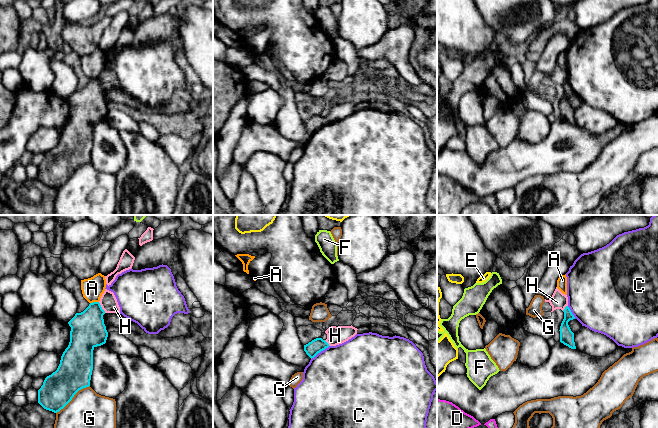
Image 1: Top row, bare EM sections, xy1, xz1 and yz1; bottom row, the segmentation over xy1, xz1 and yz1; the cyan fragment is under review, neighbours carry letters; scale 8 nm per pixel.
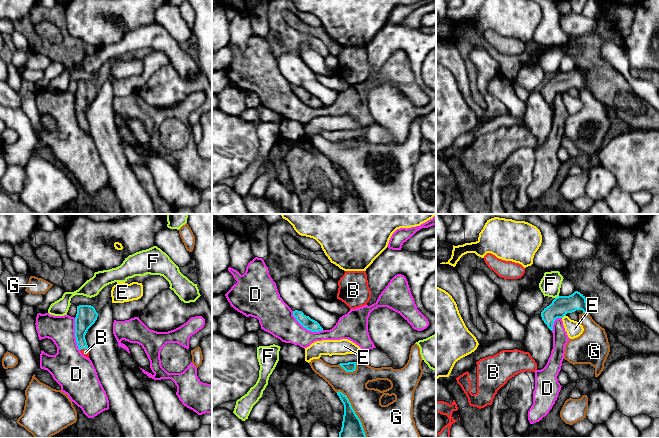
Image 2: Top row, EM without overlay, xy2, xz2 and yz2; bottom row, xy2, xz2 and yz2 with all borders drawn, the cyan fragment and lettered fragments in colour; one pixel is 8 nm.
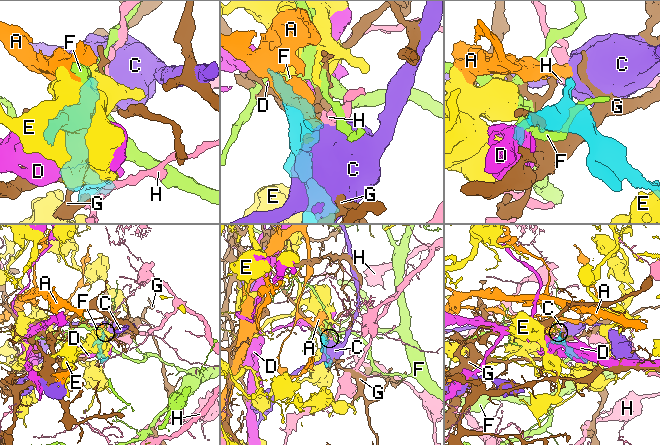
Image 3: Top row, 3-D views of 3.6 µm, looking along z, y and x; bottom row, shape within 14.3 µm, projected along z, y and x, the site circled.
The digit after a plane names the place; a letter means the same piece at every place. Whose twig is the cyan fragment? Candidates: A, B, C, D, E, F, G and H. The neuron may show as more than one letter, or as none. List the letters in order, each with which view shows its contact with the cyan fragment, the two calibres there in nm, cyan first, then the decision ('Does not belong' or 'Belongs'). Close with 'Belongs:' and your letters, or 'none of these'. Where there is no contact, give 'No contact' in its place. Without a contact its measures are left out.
A: Touches cyan in xy1. Thickness 280 nm (cyan) against 180 nm. Does not belong
B: Touches cyan in xy2. Thickness 160 nm (cyan) against 60 nm. Belongs
C: Touches cyan in xz1. Thickness 120 nm (cyan) against 500 nm. Does not belong
D: Touches cyan in xz2. Thickness 90 nm (cyan) against 260 nm. Does not belong
E: Touches cyan in yz2. Thickness 160 nm (cyan) against 140 nm. Does not belong
F: Touches cyan in yz2. Thickness 160 nm (cyan) against 170 nm. Does not belong
G: Touches cyan in xz2. Thickness 220 nm (cyan) against 320 nm. Does not belong
H: Touches cyan in xy1. Thickness 280 nm (cyan) against 140 nm. Does not belong
Belongs: B

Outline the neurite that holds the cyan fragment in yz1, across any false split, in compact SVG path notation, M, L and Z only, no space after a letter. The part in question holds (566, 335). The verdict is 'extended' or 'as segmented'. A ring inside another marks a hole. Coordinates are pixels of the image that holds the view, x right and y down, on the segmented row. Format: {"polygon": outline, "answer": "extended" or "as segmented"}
{"polygon": "M568 306L565 307L563 312L564 312L564 319L561 323L560 330L559 330L560 342L571 349L576 349L575 342L574 342L574 333L571 331L568 325L568 322L570 320L575 319L575 317Z", "answer": "as segmented"}

